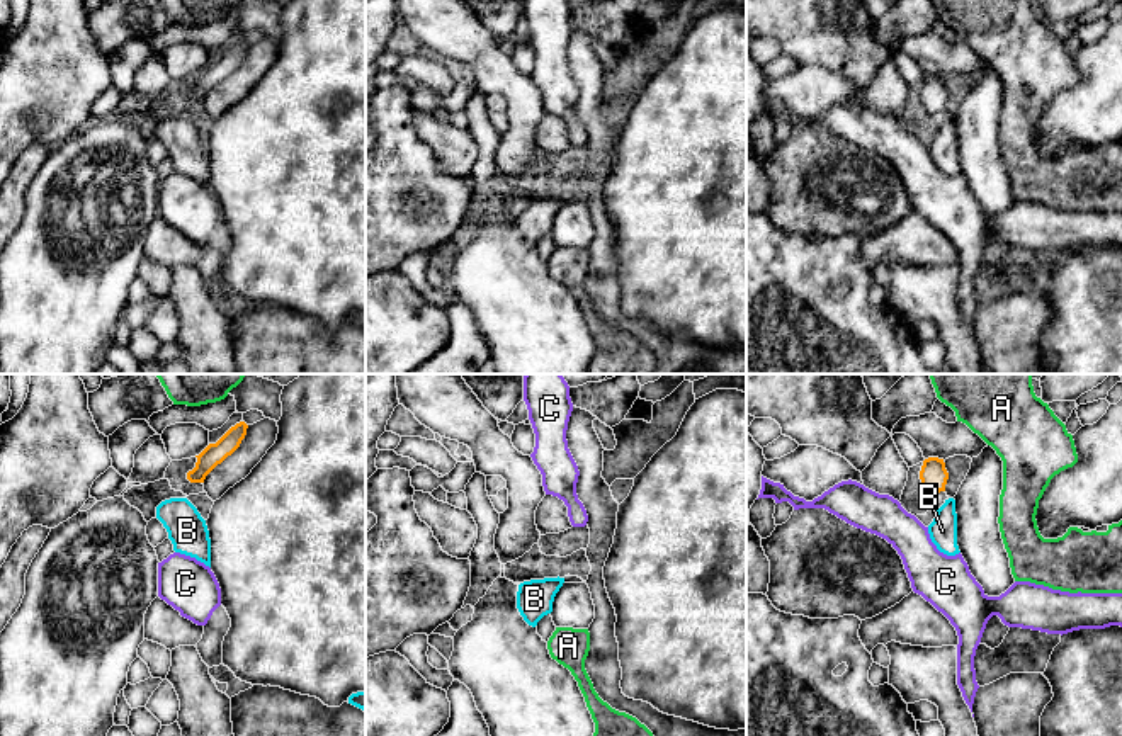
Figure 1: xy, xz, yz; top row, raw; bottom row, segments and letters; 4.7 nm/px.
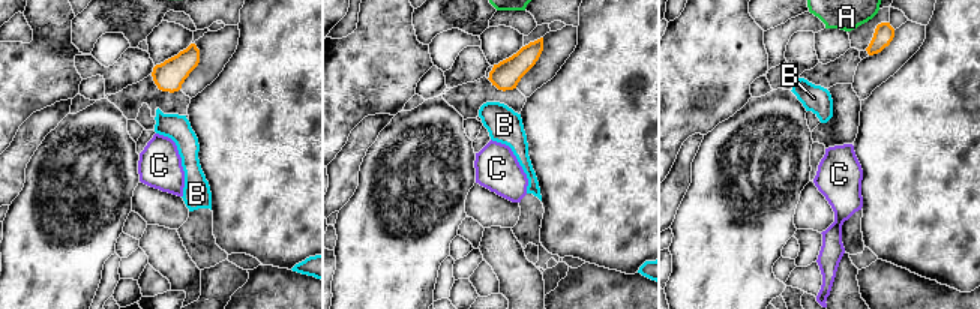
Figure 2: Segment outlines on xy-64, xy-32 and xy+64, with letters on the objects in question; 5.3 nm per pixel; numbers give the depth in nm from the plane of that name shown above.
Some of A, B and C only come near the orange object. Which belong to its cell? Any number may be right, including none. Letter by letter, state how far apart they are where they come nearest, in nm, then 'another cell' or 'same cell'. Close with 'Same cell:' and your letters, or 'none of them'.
A: 140 nm | another cell
B: 50 nm | another cell
C: 130 nm | same cell
Same cell: C

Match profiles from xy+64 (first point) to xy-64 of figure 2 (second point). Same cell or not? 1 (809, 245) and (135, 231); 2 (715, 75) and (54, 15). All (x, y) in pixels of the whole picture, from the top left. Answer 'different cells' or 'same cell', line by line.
1: same cell
2: same cell

